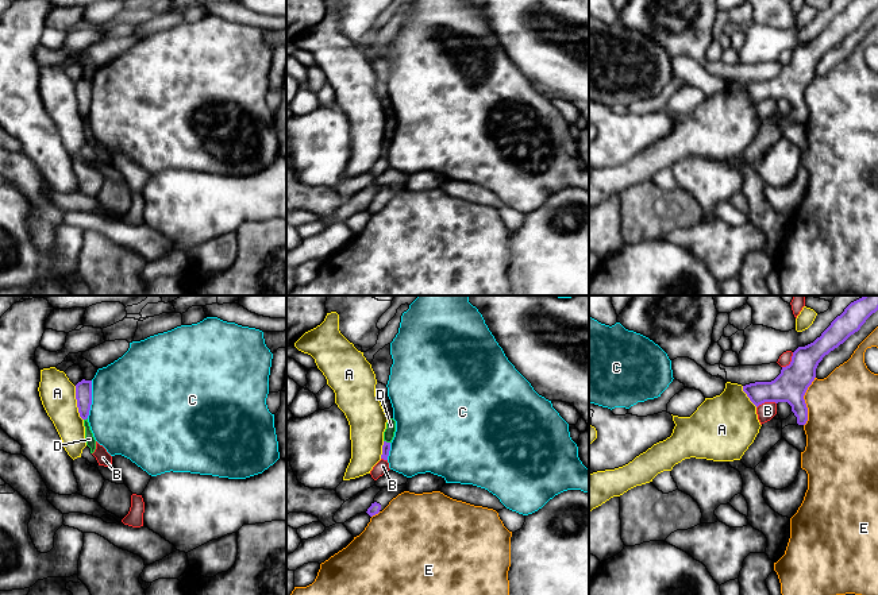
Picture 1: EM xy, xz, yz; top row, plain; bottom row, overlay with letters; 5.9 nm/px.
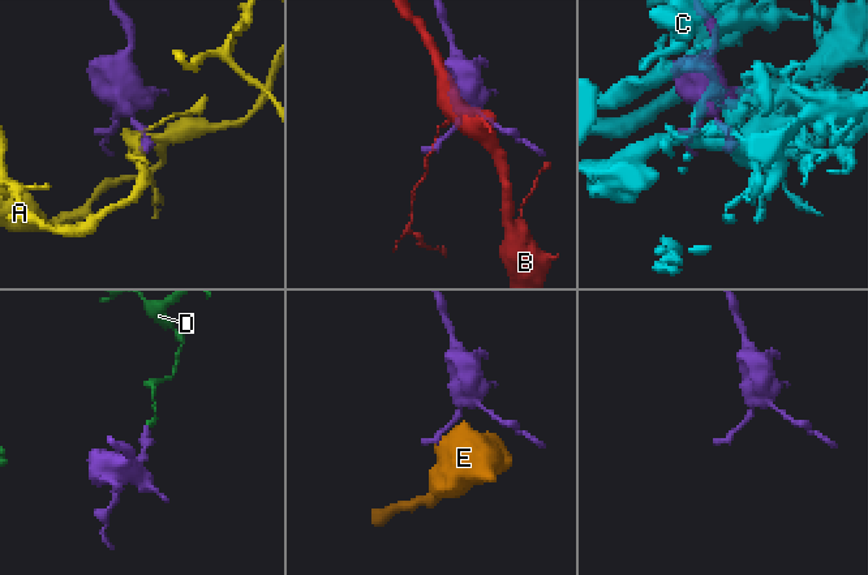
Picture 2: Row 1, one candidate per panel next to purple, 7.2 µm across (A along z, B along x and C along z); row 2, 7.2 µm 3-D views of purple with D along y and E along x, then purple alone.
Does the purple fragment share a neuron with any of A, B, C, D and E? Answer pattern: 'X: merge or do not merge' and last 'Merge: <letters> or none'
A: do not merge
B: do not merge
C: do not merge
D: do not merge
E: do not merge
Merge: none

